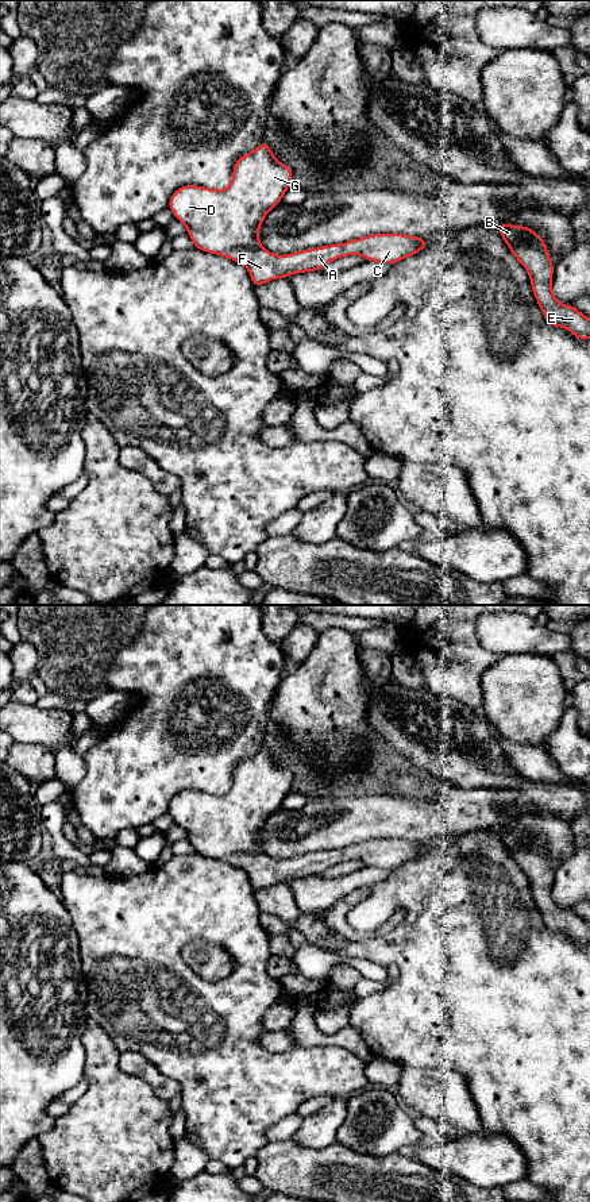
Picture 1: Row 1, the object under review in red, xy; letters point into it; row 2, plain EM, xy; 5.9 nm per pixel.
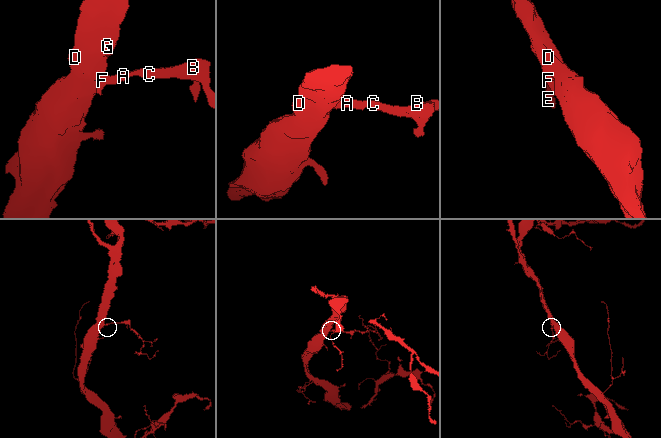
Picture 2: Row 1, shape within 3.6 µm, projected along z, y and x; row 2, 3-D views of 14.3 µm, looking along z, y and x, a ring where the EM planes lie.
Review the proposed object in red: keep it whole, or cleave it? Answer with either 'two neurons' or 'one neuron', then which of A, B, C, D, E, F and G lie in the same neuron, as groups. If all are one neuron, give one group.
one neuron | A B C D E F G

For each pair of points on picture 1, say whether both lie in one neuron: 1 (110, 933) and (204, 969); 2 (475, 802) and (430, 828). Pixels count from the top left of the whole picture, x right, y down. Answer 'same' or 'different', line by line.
1: different
2: same

